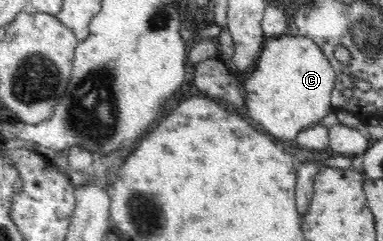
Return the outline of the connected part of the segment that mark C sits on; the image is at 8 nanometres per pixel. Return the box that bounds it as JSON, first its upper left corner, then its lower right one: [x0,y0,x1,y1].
[242,33,336,145]

